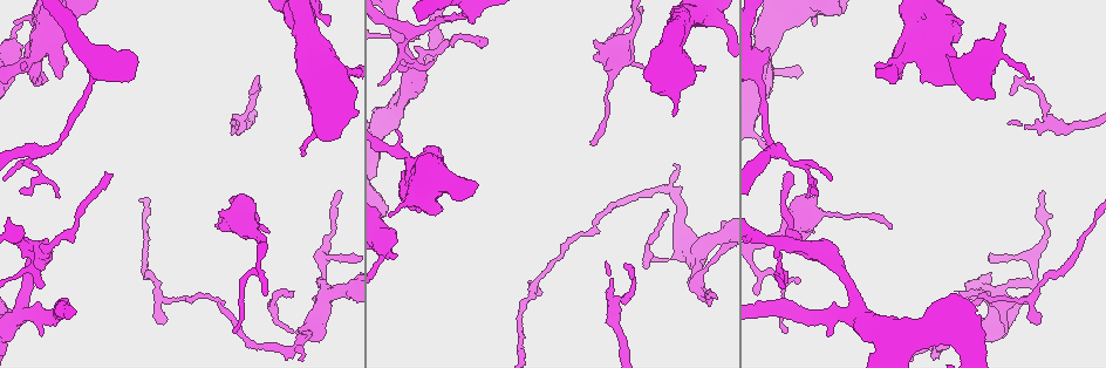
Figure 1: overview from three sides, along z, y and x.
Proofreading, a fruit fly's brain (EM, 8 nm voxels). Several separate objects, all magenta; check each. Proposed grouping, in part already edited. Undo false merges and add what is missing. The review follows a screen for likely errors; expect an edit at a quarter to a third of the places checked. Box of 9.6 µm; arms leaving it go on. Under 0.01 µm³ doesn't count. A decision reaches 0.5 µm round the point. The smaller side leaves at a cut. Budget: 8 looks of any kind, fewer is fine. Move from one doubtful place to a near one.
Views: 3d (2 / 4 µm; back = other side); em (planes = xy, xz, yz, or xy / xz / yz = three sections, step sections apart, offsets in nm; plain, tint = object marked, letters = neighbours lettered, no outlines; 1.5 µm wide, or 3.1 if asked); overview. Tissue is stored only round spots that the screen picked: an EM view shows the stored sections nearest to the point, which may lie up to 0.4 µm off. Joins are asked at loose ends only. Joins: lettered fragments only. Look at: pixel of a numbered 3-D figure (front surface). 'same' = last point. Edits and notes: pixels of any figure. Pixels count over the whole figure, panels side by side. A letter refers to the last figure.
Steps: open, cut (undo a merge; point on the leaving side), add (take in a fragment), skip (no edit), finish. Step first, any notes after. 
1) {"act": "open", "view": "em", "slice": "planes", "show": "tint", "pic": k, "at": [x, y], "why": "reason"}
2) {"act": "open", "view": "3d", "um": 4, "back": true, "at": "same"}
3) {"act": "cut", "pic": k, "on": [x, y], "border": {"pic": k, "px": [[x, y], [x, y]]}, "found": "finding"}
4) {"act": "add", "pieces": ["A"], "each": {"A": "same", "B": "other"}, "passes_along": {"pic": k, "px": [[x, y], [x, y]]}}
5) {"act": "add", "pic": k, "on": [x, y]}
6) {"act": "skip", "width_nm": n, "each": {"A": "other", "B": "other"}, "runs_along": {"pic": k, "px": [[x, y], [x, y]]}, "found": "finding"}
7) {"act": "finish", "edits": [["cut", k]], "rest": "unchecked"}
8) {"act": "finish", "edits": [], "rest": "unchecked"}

{"act": "open", "view": "3d", "um": 4, "back": true, "pic": 1, "at": [756, 270]}

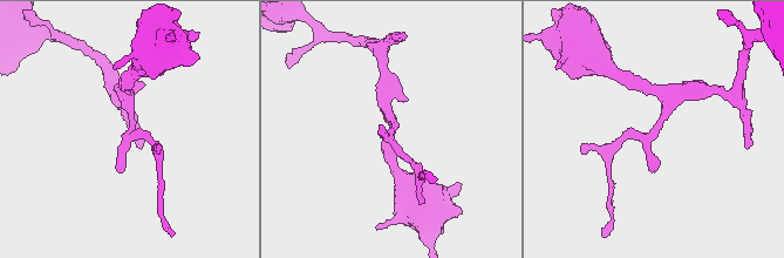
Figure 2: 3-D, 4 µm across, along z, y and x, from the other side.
{"act": "open", "view": "em", "slice": "planes", "show": "letters", "pic": 2, "at": [650, 136]}

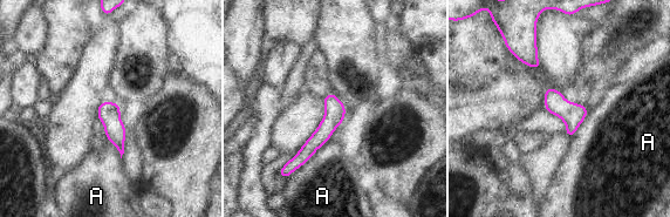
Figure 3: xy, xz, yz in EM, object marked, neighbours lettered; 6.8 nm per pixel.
{"act": "skip", "width_nm": 140, "longest_contact_nm": ["A", 360], "each": {"A": "other"}, "found": "all the same cell"}

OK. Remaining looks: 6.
{"act": "open", "view": "3d", "um": 2, "back": true, "pic": 1, "at": [234, 330], "why": "tapers out"}

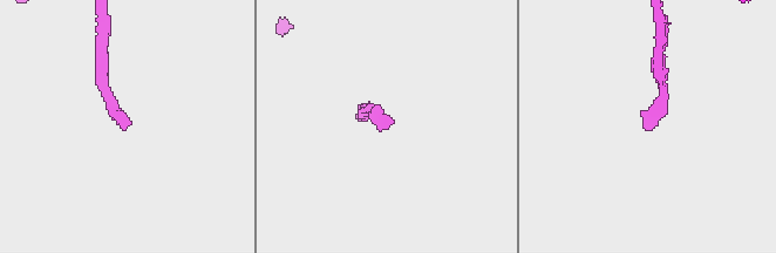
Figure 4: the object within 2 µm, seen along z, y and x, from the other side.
{"act": "open", "view": "em", "slice": "planes", "show": "tint", "pic": 4, "at": [389, 127]}

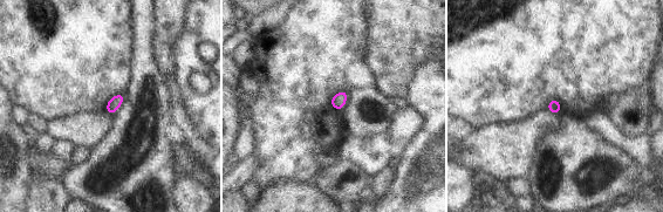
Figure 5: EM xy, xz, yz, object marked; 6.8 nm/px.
{"act": "open", "view": "em", "slice": "planes", "show": "letters", "at": "same"}

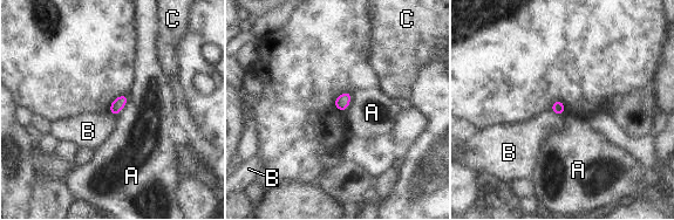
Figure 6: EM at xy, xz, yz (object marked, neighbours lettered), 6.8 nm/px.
{"act": "skip", "each": {"A": "other", "B": "other", "C": "other"}, "border": {"pic": 6, "px": [[550, 110], [563, 117]]}, "found": "none of them fits"}

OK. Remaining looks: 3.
{"act": "open", "view": "em", "slice": "planes", "show": "letters", "pic": 1, "at": [313, 298], "why": "branch stops here"}

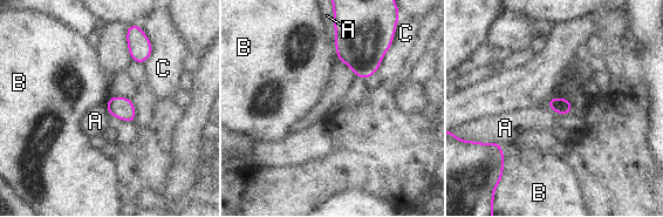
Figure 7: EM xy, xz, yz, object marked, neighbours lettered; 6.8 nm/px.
{"act": "skip", "each": {"A": "other", "B": "other", "C": "other"}, "found": "none of them fits"}

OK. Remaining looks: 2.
{"act": "finish", "edits": [], "rest": "unchecked"}

